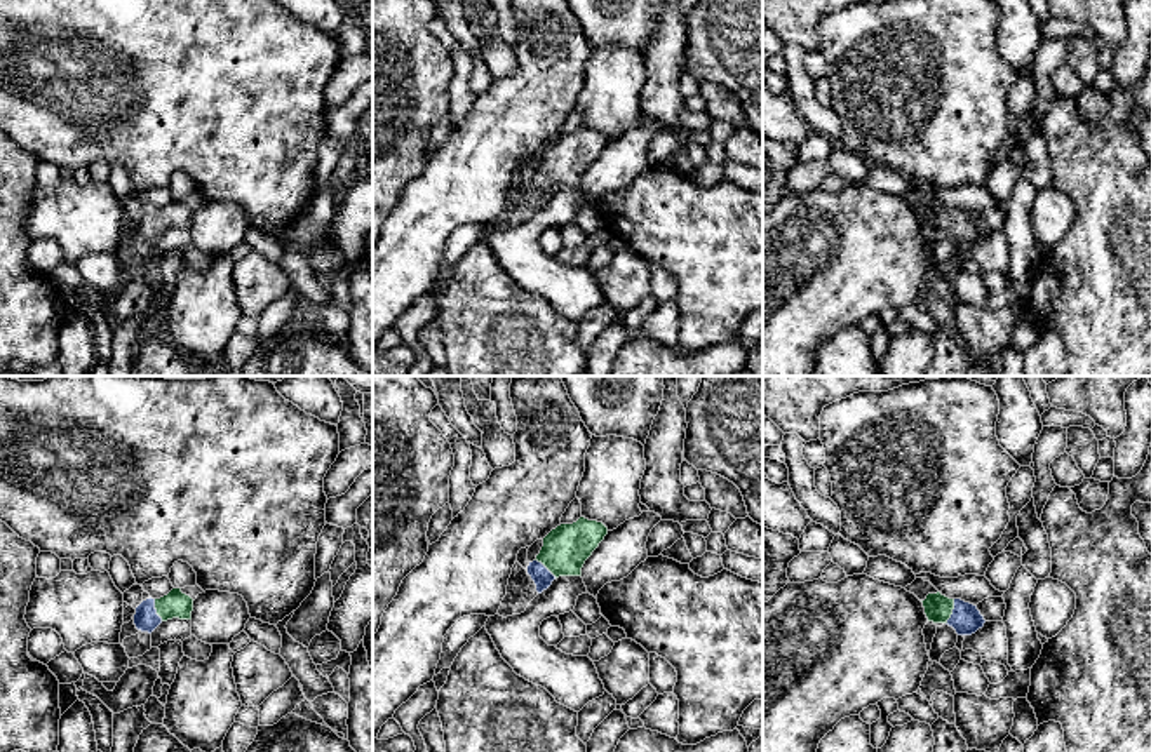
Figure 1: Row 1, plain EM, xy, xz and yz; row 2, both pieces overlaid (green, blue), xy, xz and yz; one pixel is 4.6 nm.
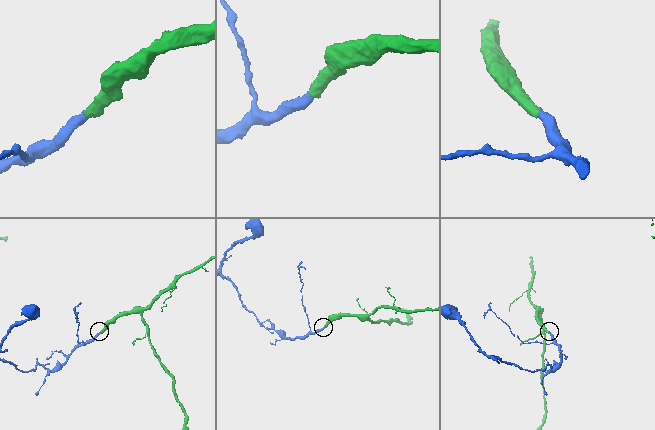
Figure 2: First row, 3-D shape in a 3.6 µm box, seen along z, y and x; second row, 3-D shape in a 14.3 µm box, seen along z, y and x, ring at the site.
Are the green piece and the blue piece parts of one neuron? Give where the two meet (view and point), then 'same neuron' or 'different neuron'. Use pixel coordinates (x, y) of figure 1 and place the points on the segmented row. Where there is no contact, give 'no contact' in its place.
contact yz (951, 611); same neuron

